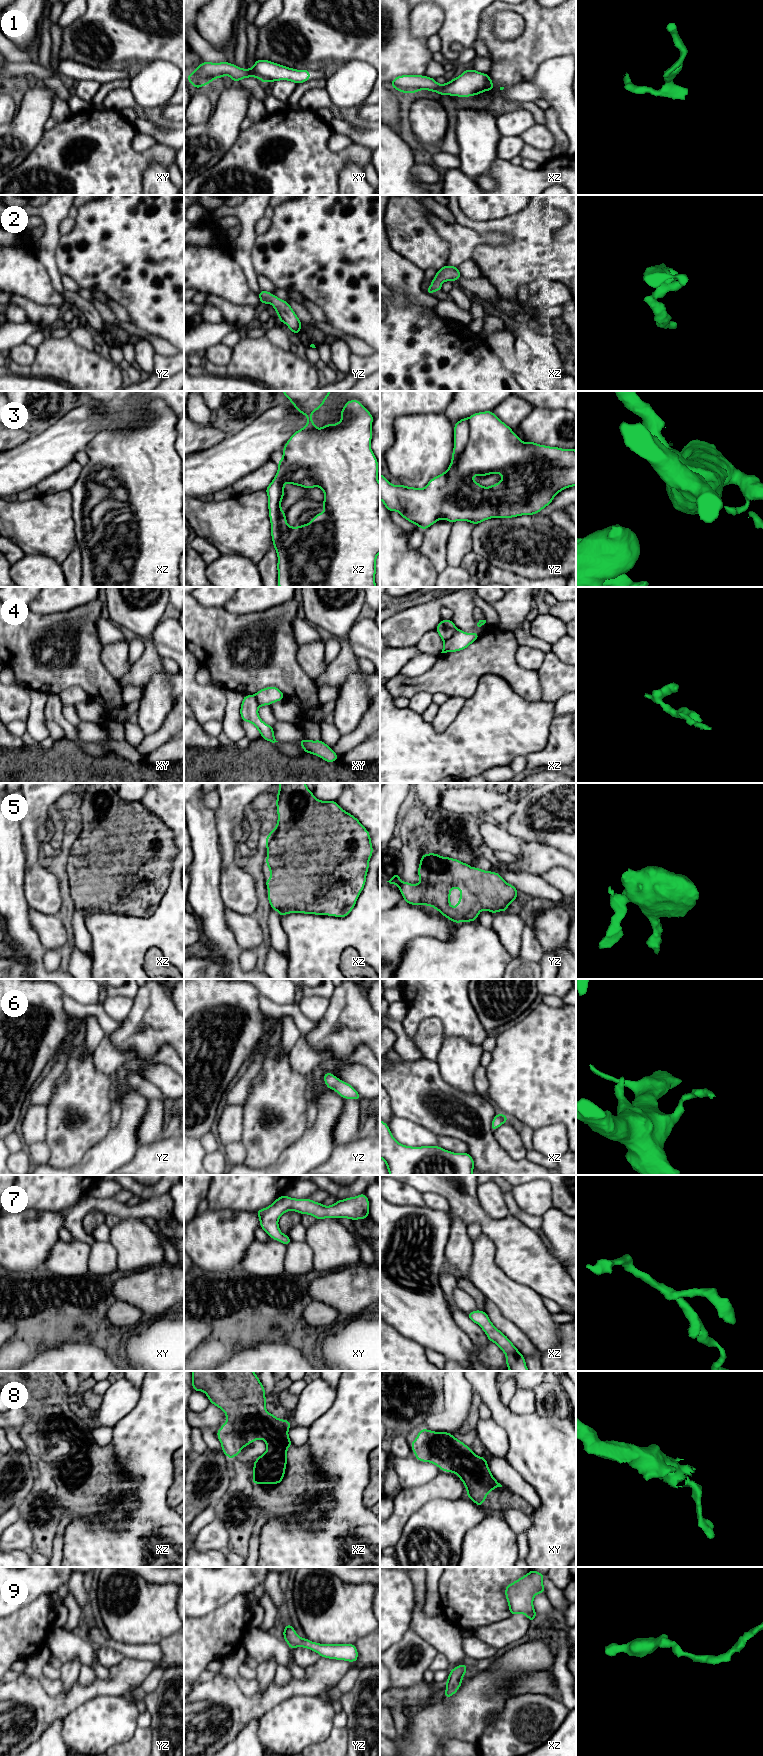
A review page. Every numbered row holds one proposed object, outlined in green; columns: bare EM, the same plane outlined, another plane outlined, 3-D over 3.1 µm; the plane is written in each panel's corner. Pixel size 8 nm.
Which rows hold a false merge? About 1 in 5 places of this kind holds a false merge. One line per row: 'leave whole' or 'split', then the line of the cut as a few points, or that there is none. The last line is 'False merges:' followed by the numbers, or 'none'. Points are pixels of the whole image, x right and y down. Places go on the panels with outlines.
1: leave whole | no cut
2: leave whole | no cut
3: split | yz (468, 418), (468, 440), (464, 449), (453, 460)
4: split | xz (457, 629), (444, 642)
5: leave whole | no cut
6: leave whole | no cut
7: leave whole | no cut
8: leave whole | no cut
9: leave whole | no cut
False merges: 3, 4

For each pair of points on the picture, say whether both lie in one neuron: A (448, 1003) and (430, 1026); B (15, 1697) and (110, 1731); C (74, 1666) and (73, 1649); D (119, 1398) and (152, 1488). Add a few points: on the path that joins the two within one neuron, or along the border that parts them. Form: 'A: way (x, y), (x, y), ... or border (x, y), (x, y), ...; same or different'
A: border (419, 1023), (437, 1017), (444, 1038); different
B: border (85, 1701), (63, 1718); different
C: border (63, 1664), (77, 1659), (82, 1665); different
D: border (139, 1396), (136, 1404), (112, 1426); different

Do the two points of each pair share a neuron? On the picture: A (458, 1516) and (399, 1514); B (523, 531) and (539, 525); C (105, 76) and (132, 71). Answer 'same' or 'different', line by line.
A: different
B: same
C: same

